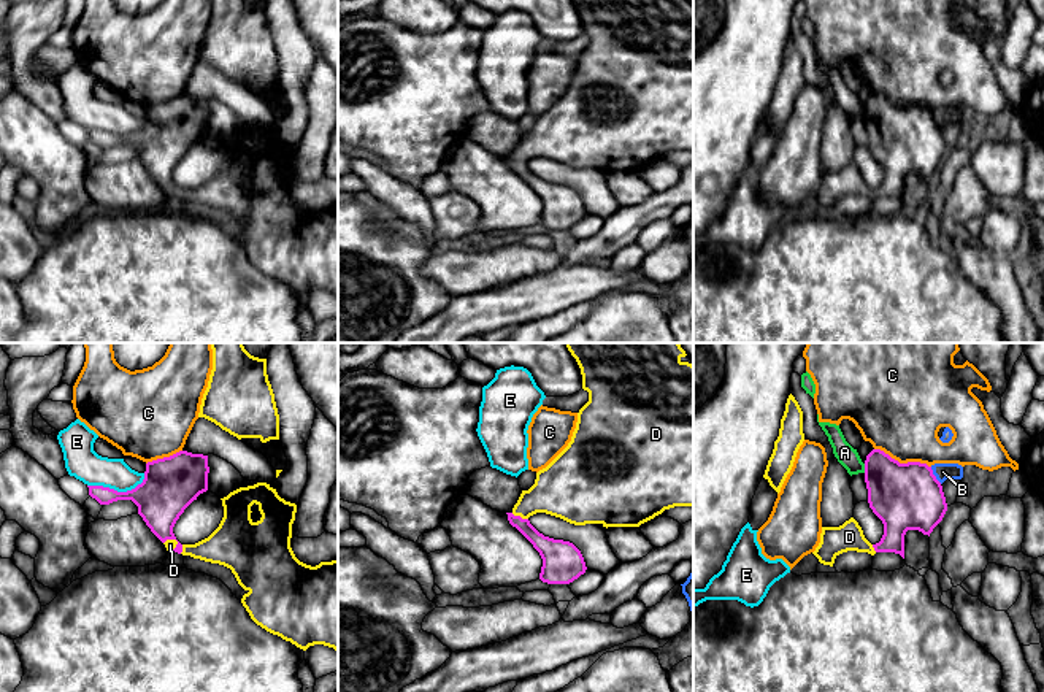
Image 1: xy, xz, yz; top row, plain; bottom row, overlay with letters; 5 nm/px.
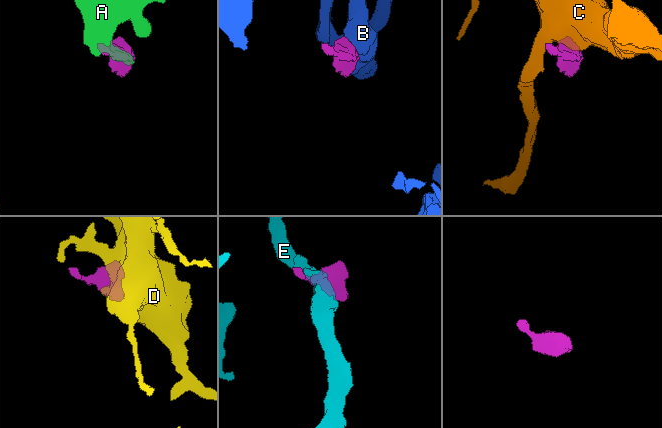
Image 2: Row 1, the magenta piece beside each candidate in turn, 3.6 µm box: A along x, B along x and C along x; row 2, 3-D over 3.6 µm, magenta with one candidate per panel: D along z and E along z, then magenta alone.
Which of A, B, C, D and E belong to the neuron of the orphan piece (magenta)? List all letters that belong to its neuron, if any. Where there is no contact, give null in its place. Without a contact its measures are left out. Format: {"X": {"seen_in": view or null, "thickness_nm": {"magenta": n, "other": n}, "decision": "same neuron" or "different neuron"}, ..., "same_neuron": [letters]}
{"A": {"seen_in": "yz", "thickness_nm": {"magenta": 340, "other": 100}, "decision": "different neuron"}, "B": {"seen_in": "yz", "thickness_nm": {"magenta": 340, "other": 90}, "decision": "different neuron"}, "C": {"seen_in": "yz", "thickness_nm": {"magenta": 340, "other": 400}, "decision": "different neuron"}, "D": {"seen_in": "xz", "thickness_nm": {"magenta": 130, "other": 280}, "decision": "same neuron"}, "E": {"seen_in": "xy", "thickness_nm": {"magenta": 260, "other": 170}, "decision": "different neuron"}, "same_neuron": ["D"]}

